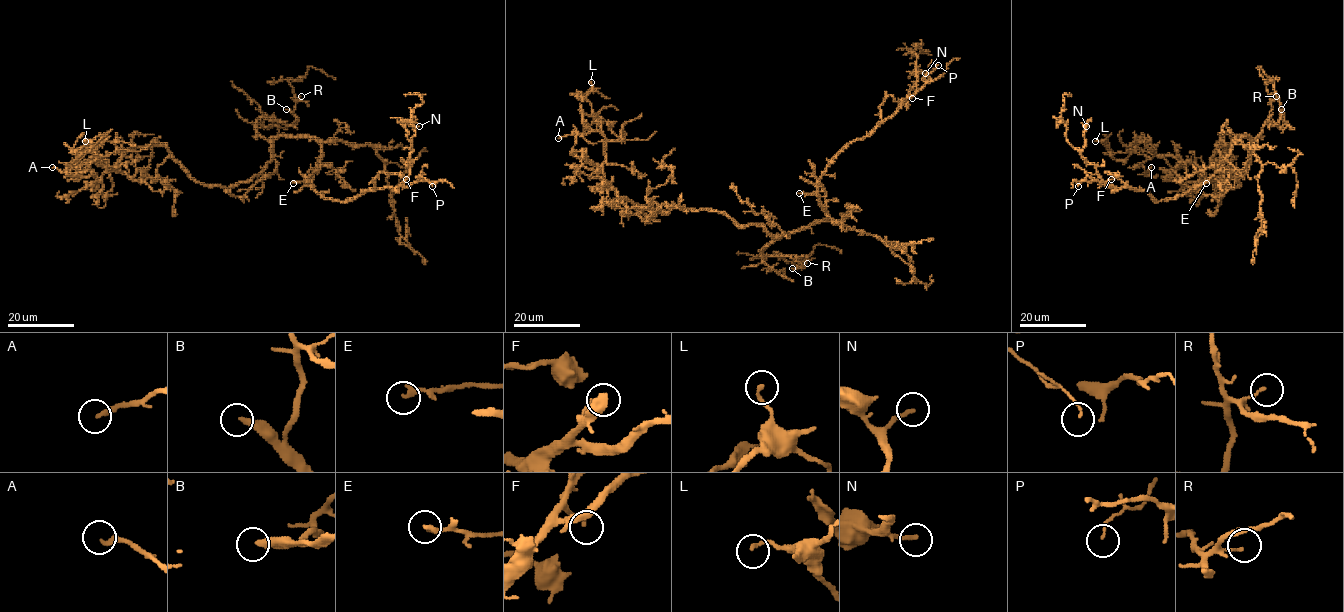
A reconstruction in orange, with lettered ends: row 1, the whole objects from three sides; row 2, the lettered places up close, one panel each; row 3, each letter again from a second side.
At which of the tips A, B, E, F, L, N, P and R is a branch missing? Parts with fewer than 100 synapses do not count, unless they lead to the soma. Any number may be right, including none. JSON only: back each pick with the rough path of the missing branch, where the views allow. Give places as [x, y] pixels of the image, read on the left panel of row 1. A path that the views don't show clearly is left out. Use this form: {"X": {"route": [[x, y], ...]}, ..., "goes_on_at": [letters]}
{"B": {"route": [[286, 109], [255, 70], [243, 61], [207, 54], [172, 29]]}, "goes_on_at": ["B"]}

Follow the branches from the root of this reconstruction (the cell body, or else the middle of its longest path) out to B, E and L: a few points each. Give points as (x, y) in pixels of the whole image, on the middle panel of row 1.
B: (780, 236), (771, 240), (762, 253), (765, 256), (789, 256), (803, 266), (792, 268)
E: (780, 236), (805, 229), (826, 218), (824, 208), (814, 194), (799, 193)
L: (780, 236), (716, 211), (673, 204), (659, 213), (621, 198), (604, 178), (605, 136), (583, 97), (591, 82)

